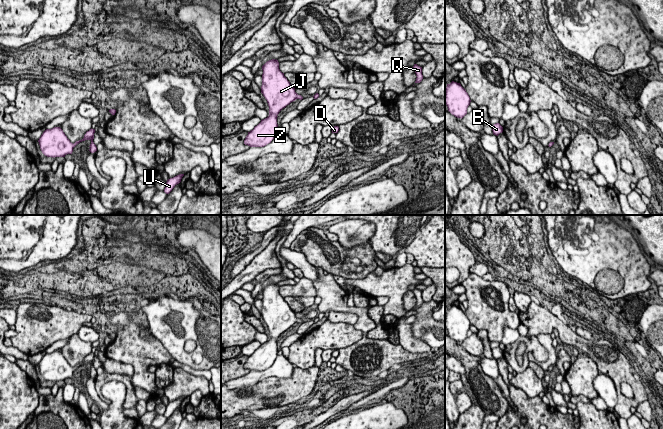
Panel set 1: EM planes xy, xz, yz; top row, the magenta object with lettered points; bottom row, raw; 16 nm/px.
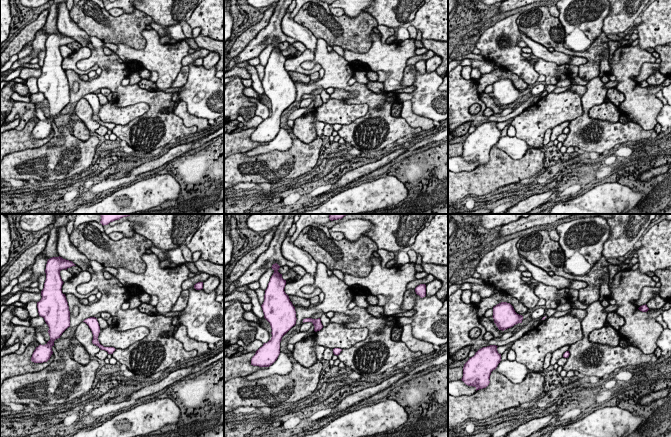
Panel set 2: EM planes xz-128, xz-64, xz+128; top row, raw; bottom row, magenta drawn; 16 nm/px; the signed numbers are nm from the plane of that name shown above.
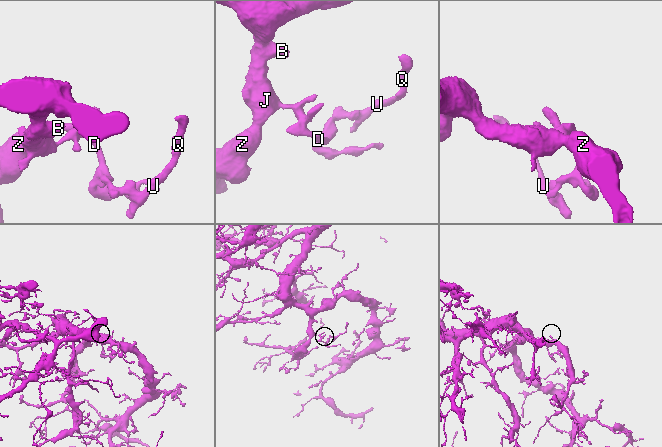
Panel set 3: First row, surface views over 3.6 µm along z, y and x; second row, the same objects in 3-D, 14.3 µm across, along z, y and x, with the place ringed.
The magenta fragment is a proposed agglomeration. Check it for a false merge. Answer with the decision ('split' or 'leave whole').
leave whole

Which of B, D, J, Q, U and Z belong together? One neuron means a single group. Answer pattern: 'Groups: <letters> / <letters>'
Groups: B D J Q U Z

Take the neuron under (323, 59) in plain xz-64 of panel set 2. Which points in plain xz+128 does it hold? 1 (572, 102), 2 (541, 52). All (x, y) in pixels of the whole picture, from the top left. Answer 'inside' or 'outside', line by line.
1: outside
2: outside

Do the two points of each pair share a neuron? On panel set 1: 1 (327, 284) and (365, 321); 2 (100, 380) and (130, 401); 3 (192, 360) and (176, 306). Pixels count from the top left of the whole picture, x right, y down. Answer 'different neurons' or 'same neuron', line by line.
1: same neuron
2: same neuron
3: same neuron

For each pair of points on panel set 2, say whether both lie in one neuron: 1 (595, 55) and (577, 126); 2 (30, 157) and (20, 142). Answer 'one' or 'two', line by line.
1: two
2: two

